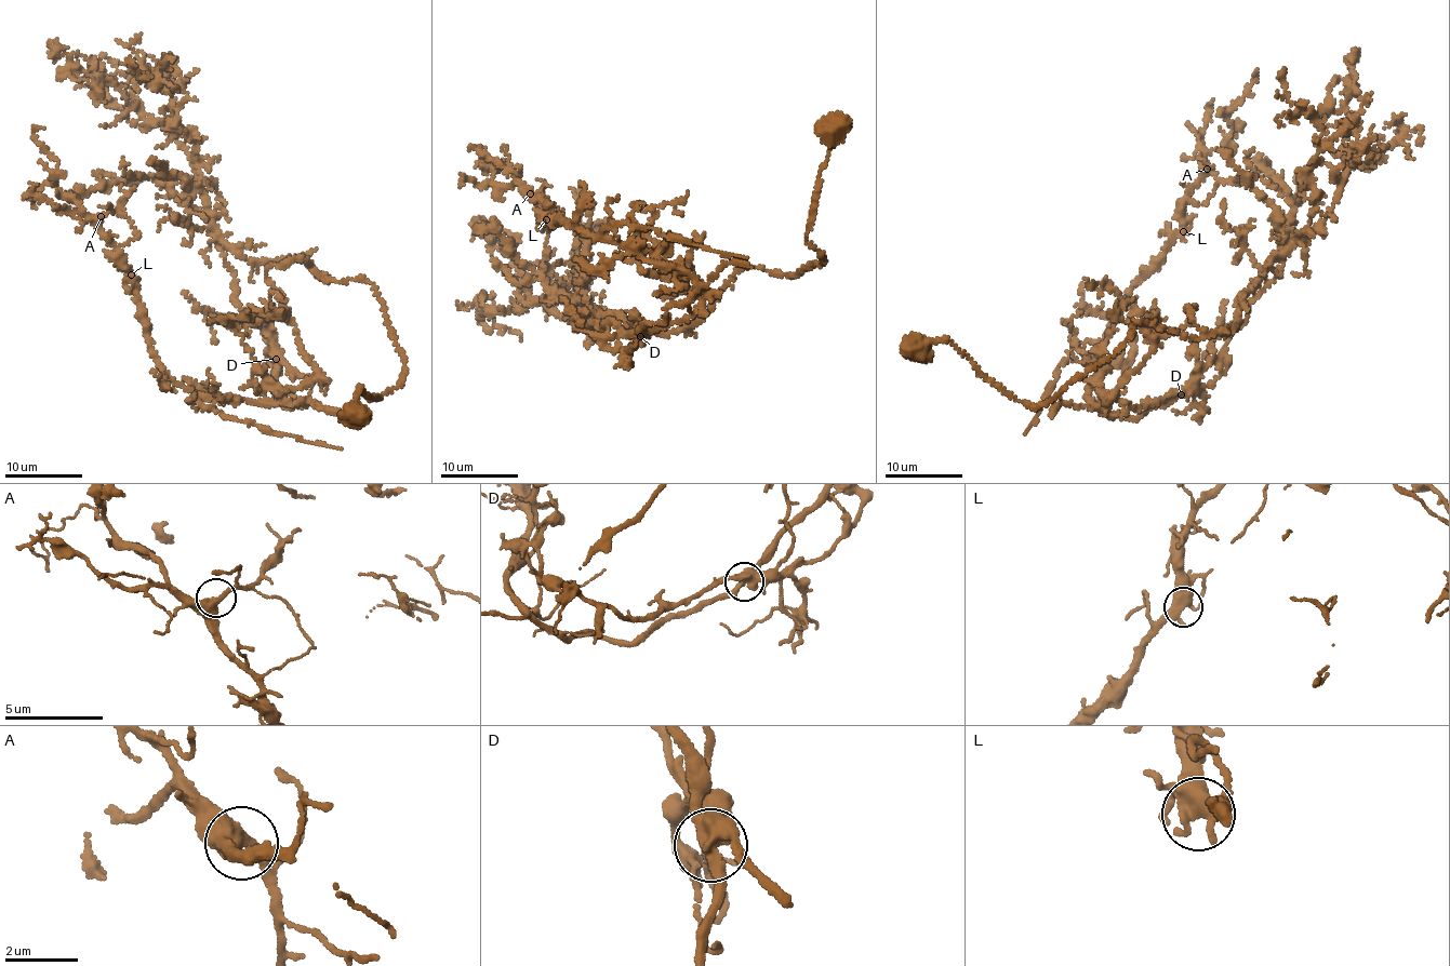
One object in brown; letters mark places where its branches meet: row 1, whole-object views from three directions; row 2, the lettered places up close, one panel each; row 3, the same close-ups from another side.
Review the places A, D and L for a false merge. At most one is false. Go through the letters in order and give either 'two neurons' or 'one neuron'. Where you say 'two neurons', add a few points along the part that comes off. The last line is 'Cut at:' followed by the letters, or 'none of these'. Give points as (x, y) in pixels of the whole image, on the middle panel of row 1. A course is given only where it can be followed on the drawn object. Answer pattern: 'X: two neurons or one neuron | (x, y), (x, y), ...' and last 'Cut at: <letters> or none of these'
A: one neuron
D: two neurons | (640, 336), (693, 282), (553, 220), (542, 198), (497, 186), (500, 170), (478, 164), (492, 162)
L: one neuron
Cut at: D

